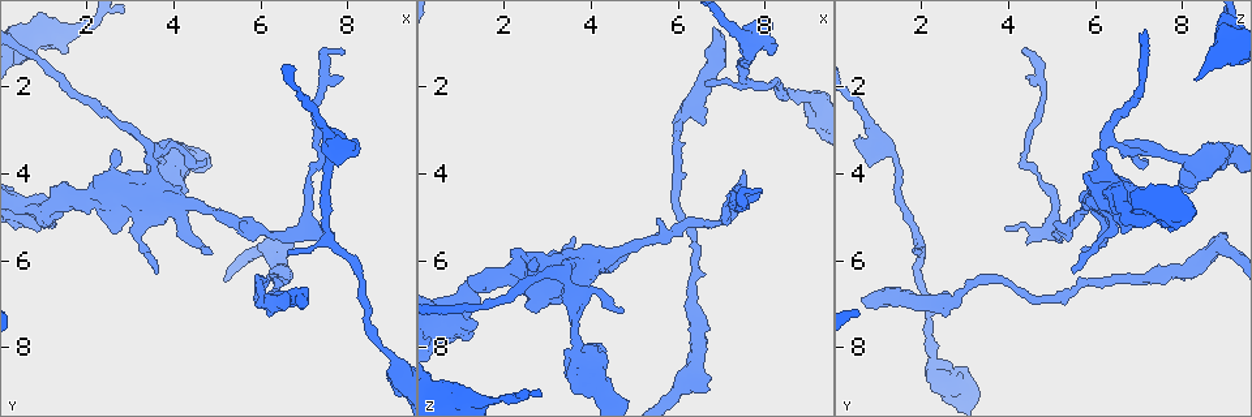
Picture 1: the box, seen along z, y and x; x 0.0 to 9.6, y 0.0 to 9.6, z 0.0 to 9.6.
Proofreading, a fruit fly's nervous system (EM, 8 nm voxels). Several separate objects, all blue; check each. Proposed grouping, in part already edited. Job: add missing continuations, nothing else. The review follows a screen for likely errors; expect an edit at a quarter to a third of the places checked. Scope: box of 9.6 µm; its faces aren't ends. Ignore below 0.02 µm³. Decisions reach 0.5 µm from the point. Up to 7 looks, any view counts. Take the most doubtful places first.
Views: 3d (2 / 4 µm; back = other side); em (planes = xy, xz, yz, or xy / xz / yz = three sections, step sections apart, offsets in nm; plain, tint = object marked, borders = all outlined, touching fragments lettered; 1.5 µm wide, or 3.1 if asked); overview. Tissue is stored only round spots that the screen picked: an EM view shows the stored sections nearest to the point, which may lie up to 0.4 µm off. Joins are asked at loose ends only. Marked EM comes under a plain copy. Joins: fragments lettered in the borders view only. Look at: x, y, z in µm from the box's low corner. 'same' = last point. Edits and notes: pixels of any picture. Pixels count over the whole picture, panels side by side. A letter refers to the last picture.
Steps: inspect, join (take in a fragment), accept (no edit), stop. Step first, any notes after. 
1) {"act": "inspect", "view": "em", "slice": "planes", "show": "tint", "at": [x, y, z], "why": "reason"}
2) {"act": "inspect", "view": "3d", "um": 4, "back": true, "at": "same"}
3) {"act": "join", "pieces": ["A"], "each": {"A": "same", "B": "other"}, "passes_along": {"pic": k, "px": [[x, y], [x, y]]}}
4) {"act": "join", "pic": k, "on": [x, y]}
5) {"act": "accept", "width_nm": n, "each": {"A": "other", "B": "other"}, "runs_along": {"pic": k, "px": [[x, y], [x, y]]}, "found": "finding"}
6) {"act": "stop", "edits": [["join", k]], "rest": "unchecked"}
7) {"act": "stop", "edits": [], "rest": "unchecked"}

{"act": "inspect", "view": "em", "slice": "xz", "step": 8, "show": "borders", "at": [4.75, 3.60, 7.10], "why": "an open end"}

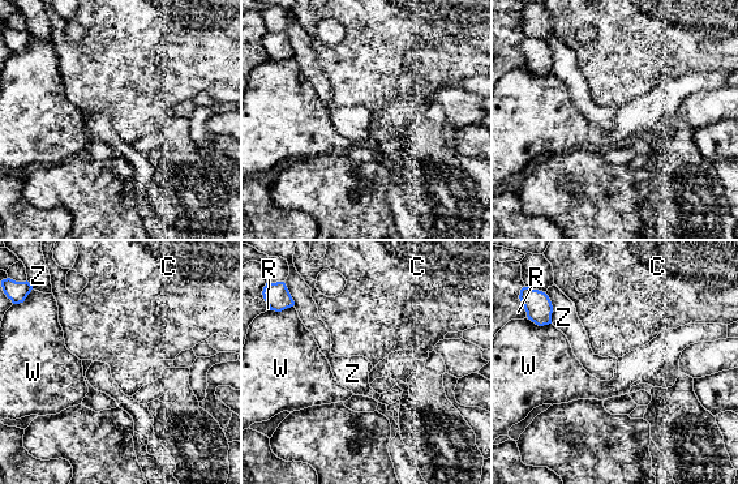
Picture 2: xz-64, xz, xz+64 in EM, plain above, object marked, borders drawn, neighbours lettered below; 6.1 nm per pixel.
{"act": "inspect", "view": "em", "slice": "planes", "show": "borders", "at": "same"}

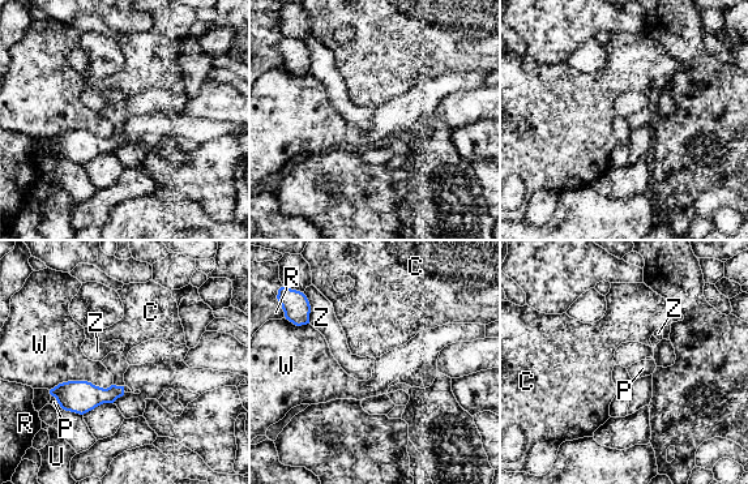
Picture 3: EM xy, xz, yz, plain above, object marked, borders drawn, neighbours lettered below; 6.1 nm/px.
{"act": "accept", "each": {"C": "other", "P": "other", "R": "other", "U": "other", "W": "other", "Z": "other"}, "border": {"pic": 3, "px": [[114, 384], [120, 385], [124, 390]]}, "found": "no lettered fragment goes on from it"}

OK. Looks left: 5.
{"act": "inspect", "view": "3d", "um": 2, "at": [8.15, 3.15, 1.25], "why": "branch stops here"}

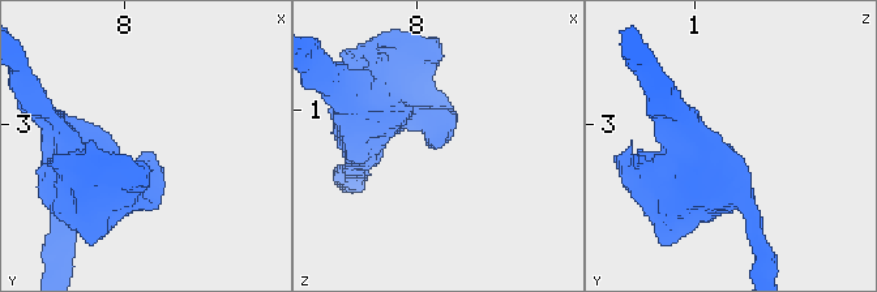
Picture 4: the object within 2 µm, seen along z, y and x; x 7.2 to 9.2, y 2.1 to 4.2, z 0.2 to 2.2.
{"act": "inspect", "view": "em", "slice": "yz", "step": 4, "show": "tint", "at": [8.14, 3.18, 1.22]}

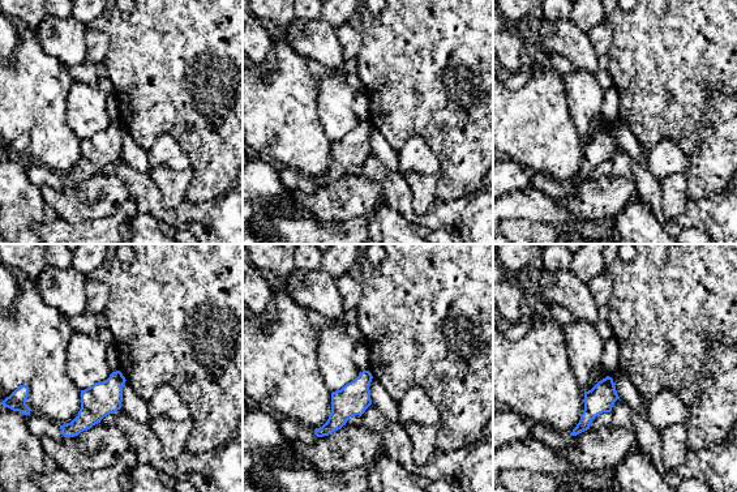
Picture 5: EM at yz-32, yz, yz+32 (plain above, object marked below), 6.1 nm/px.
{"act": "inspect", "view": "em", "slice": "planes", "show": "borders", "at": "same", "why": "cut it another way"}

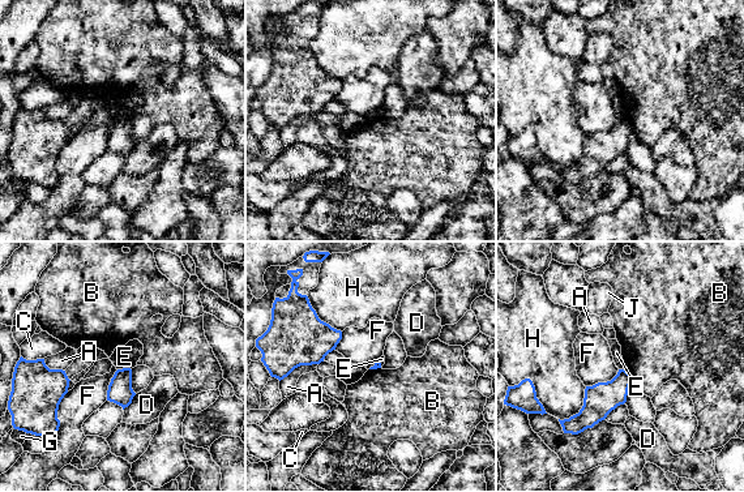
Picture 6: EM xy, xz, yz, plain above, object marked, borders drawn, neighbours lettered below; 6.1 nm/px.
{"act": "accept", "each": {"A": "other", "B": "other", "C": "other", "D": "other", "E": "other", "F": "other", "G": "other", "H": "other", "J": "other"}, "border": {"pic": 6, "px": [[131, 368], [118, 369]]}, "found": "no lettered fragment goes on from it"}

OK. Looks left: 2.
{"act": "inspect", "view": "em", "slice": "planes", "show": "borders", "at": [3.55, 6.30, 5.50], "why": "branch stops here"}

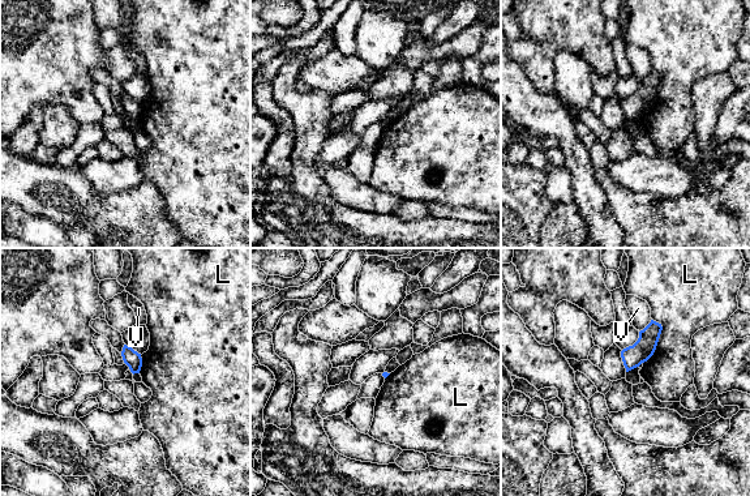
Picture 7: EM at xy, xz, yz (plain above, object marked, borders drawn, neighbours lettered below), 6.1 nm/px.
{"act": "accept", "each": {"L": "other", "V": "other"}, "border": {"pic": 7, "px": [[652, 319], [661, 333], [641, 363]]}, "found": "none of them fits"}

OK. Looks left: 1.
{"act": "stop", "edits": [], "rest": "unchecked"}

